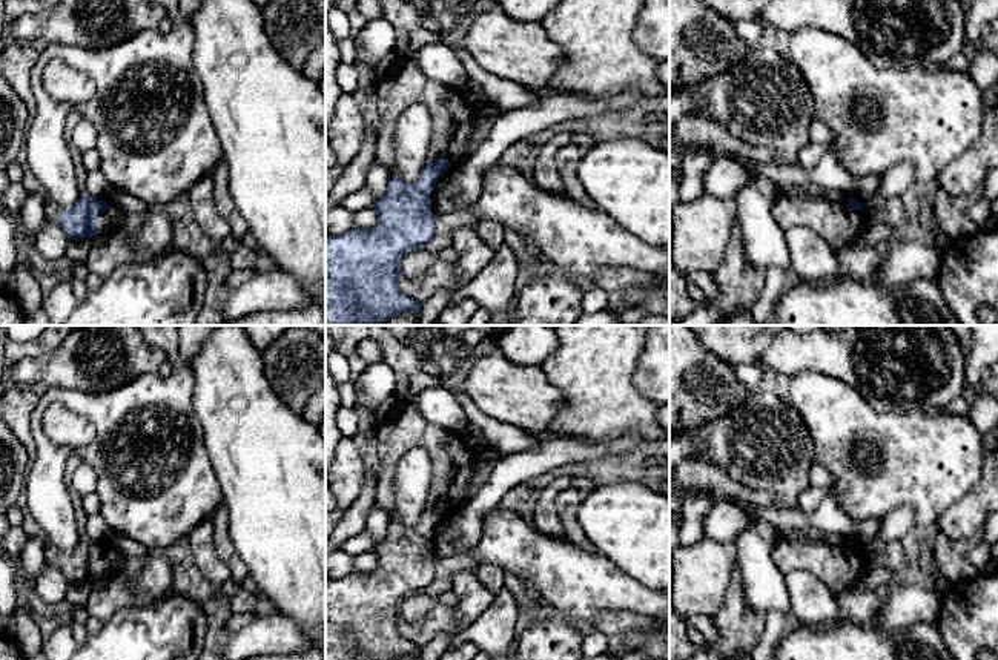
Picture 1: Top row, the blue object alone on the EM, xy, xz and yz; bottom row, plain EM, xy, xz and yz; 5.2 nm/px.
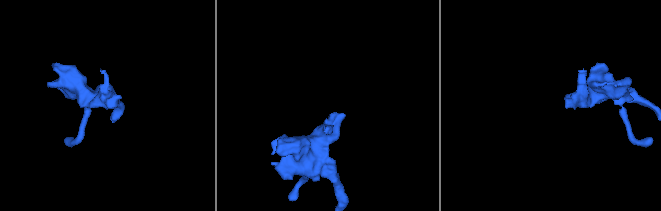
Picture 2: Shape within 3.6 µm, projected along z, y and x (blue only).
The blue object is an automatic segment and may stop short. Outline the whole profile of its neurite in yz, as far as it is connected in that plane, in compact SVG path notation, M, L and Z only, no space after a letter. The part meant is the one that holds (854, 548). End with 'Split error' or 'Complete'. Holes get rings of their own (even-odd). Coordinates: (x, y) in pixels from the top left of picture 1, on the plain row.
M817 528L777 531L772 559L783 574L811 573L825 582L835 597L855 583L866 562L864 549L857 543L828 536Z. Split error

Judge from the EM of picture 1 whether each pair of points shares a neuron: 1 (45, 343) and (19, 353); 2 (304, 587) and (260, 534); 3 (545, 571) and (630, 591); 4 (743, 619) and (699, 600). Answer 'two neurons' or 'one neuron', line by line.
1: one neuron
2: one neuron
3: one neuron
4: two neurons

